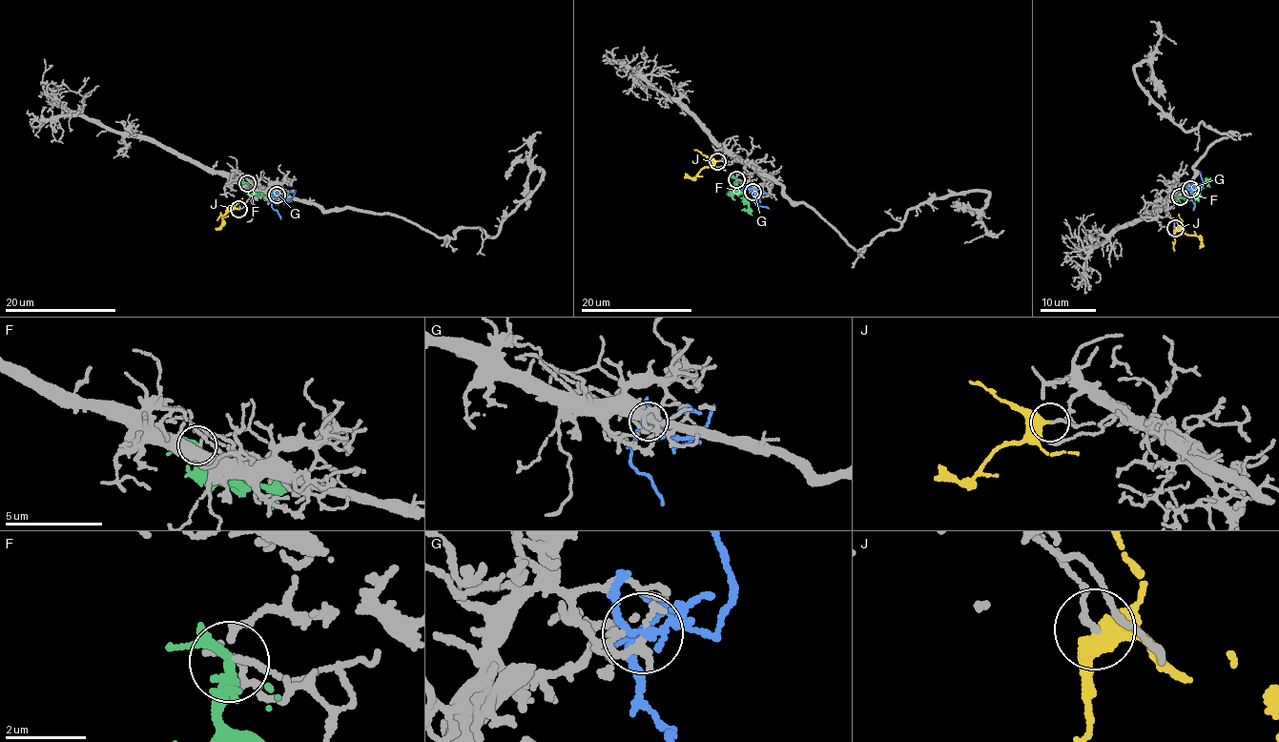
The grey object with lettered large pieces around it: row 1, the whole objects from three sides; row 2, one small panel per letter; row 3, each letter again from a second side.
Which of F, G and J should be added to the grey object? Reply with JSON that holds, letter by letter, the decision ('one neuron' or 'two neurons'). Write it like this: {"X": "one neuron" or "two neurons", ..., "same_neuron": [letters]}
{"F": "two neurons", "G": "two neurons", "J": "two neurons", "same_neuron": []}

